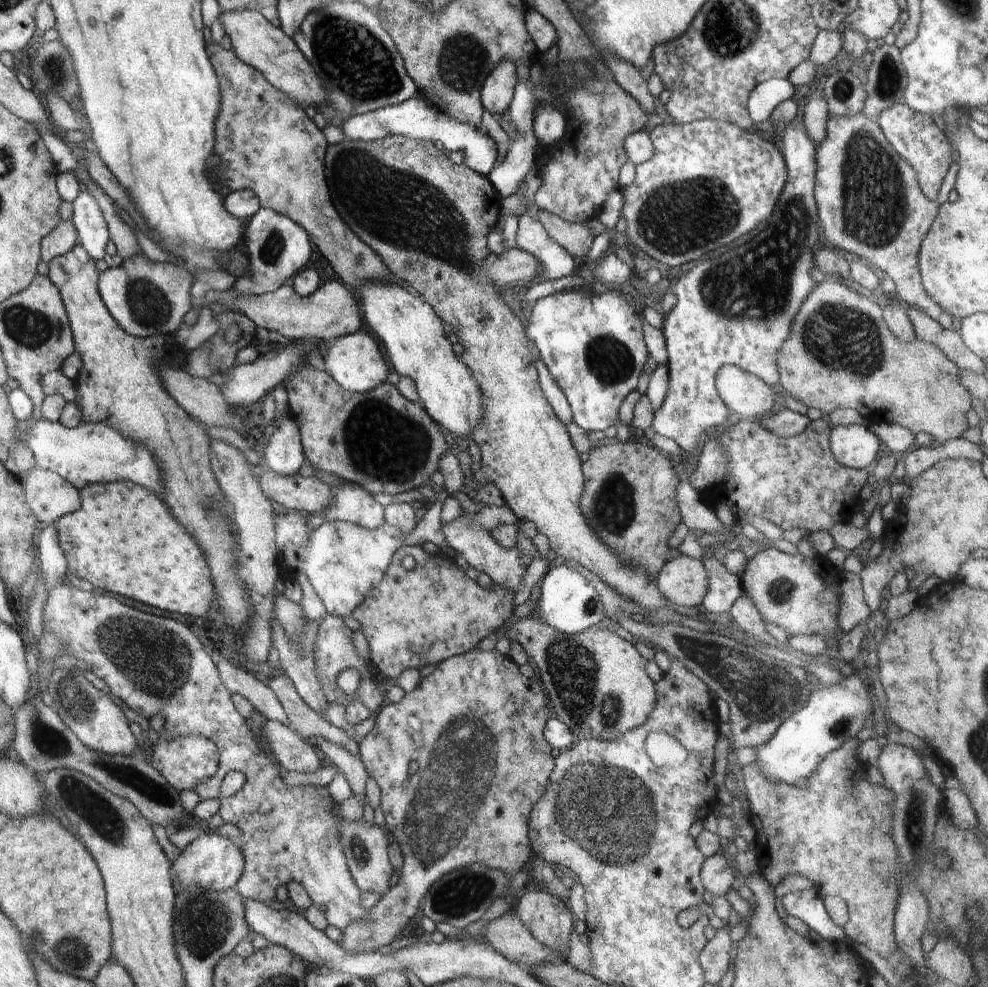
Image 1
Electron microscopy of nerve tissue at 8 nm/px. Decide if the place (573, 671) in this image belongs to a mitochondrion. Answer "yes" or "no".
yes

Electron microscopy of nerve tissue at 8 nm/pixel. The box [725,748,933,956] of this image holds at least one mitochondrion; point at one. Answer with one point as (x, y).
(914, 827)

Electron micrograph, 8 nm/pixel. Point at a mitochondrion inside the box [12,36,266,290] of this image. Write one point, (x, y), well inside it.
(55, 72)

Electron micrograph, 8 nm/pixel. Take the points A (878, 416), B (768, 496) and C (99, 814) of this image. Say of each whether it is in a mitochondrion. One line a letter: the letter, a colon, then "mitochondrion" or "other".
A: other
B: other
C: mitochondrion

